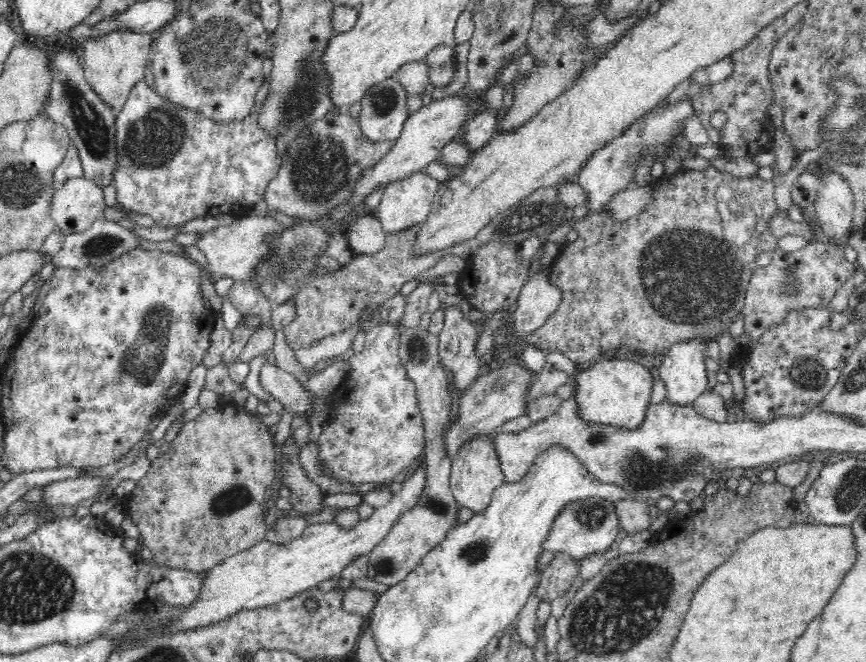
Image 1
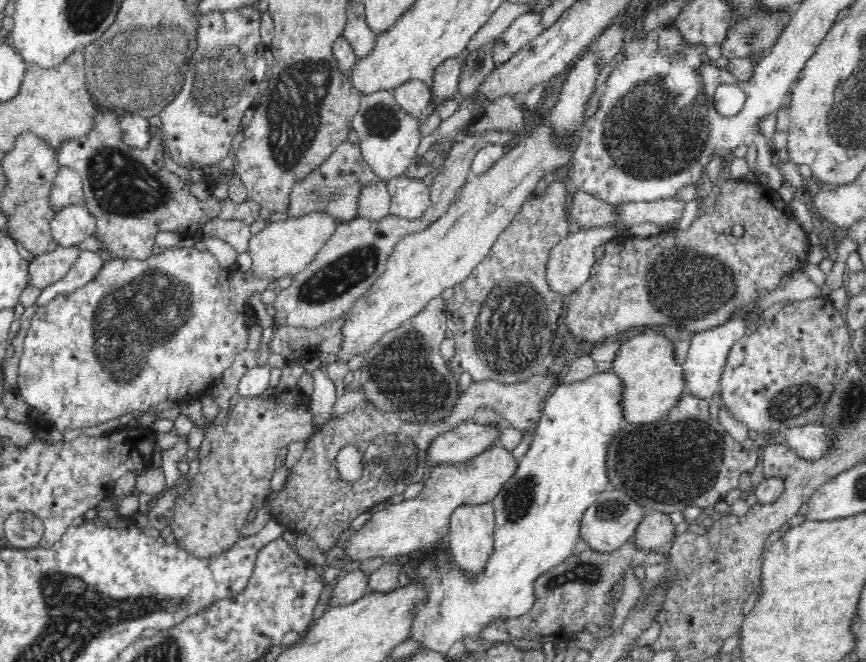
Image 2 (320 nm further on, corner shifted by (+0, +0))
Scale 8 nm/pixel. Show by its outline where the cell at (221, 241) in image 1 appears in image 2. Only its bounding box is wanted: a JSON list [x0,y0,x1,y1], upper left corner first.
[247,212,338,284]

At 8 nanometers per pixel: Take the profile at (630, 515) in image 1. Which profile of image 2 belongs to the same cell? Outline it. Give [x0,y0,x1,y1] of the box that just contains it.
[631,511,676,551]

